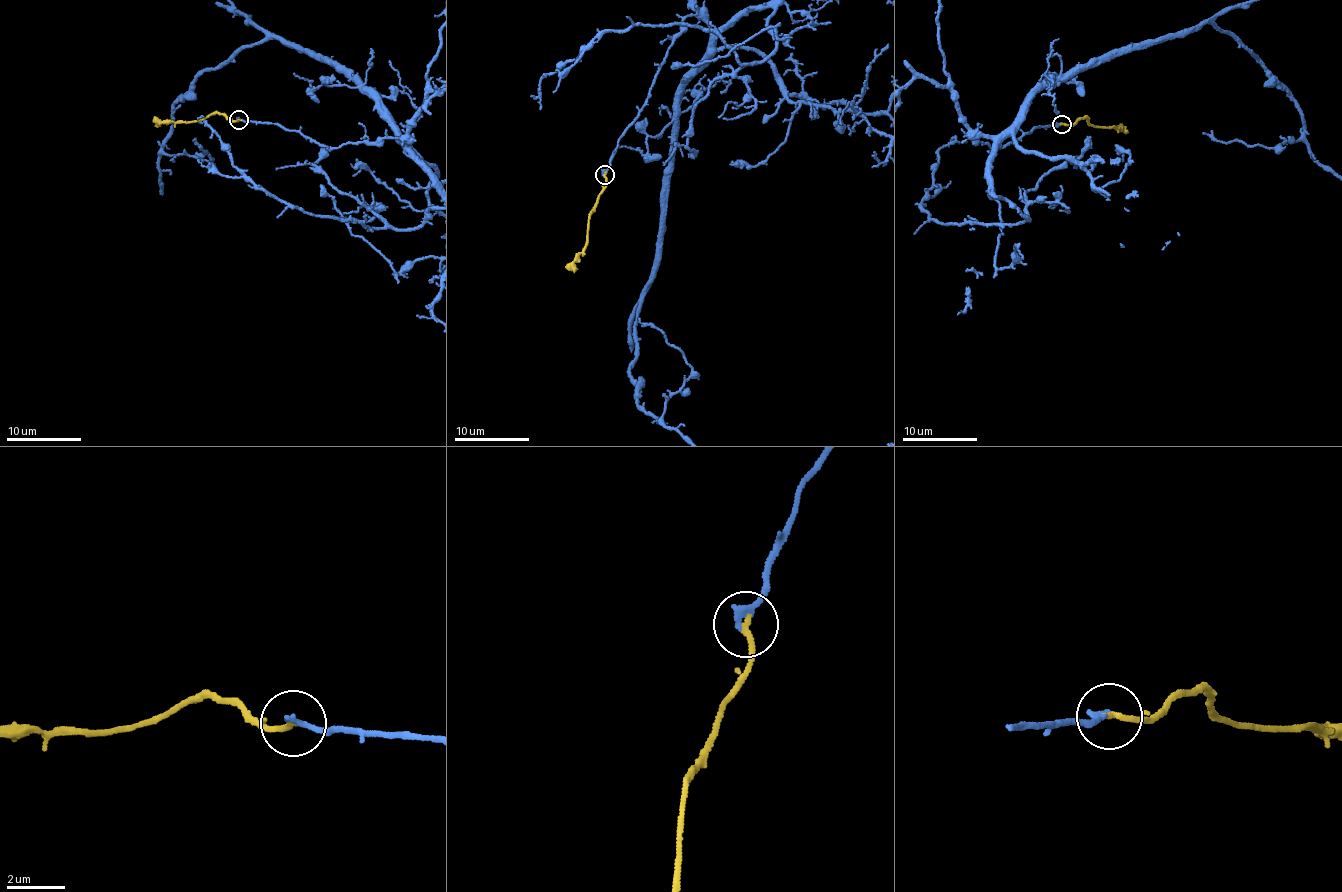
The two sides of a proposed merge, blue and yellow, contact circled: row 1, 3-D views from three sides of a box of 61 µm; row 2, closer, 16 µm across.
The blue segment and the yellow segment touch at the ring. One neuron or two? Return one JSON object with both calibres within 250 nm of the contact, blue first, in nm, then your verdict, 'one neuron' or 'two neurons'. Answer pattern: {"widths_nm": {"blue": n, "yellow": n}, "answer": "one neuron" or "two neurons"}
{"widths_nm": {"blue": 220, "yellow": 200}, "answer": "one neuron"}

